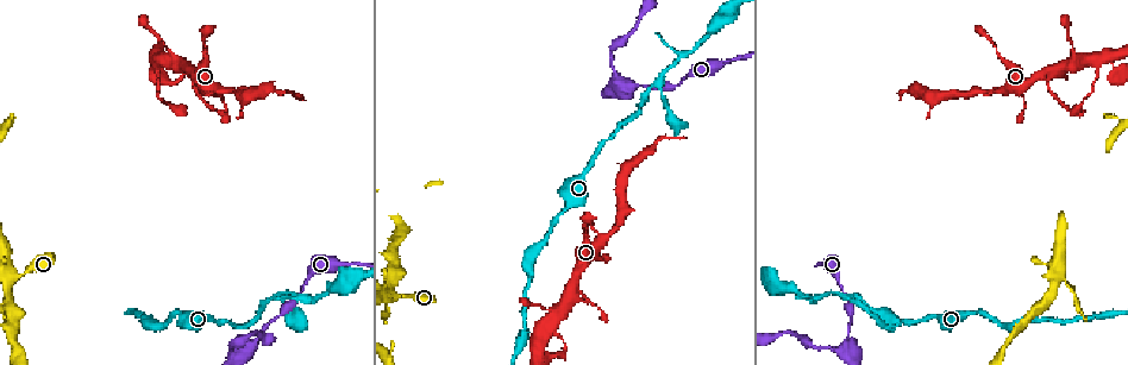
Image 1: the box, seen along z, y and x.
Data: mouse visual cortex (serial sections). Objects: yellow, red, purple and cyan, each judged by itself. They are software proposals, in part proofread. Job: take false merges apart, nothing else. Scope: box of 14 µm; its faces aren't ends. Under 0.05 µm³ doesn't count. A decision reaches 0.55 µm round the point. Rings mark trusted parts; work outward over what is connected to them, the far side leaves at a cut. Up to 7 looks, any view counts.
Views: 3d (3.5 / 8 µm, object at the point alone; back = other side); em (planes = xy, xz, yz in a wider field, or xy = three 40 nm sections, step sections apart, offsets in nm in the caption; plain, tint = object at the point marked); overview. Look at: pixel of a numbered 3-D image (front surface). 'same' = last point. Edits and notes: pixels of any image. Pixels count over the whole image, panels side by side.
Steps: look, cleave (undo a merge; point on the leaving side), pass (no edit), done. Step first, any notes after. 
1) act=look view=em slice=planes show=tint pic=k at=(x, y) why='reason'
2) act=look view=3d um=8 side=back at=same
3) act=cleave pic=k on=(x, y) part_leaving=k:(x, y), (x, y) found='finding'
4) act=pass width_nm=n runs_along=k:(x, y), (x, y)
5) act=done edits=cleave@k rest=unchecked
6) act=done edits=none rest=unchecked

act=look view=3d um=3.5 pic=1 at=(1040, 72) why='two arms in line, one across'

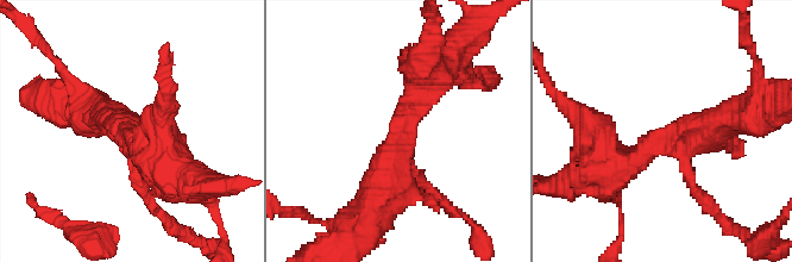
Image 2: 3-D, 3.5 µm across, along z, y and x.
act=look view=em slice=xy step=2 show=tint pic=2 at=(668, 140) arms=3 arm_widths_nm=150,250,450 why='now the EM'

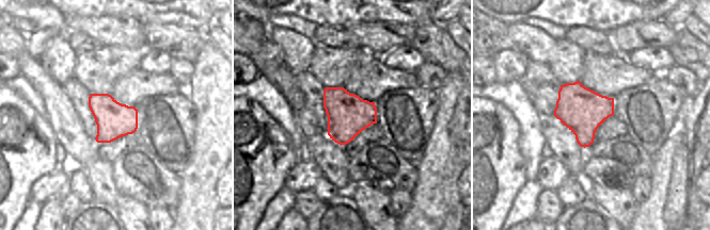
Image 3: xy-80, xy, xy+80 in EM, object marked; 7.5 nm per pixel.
act=pass runs_along=2:(429, 79), (375, 200) found='continuous, no second cell'

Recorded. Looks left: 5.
act=look view=3d um=3.5 pic=1 at=(586, 233) why='sudden change in width'

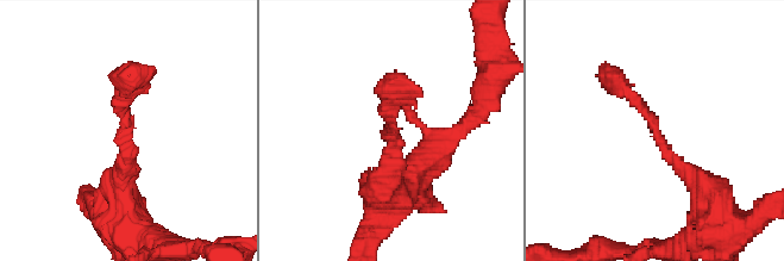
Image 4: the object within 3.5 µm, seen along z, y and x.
act=look view=em slice=xy step=5 show=tint pic=4 at=(389, 131) why='shape alone is not enough'

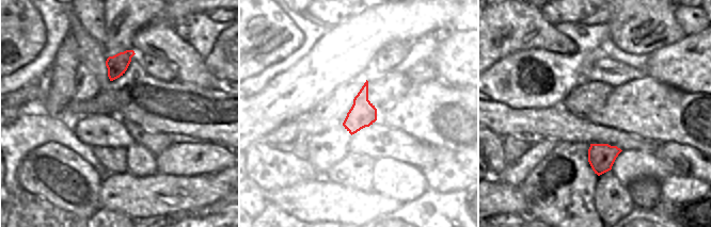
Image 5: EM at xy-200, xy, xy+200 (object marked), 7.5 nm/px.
act=pass runs_along=4:(706, 187), (672, 159), (615, 74) found='continuous, no second cell'

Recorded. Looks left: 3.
act=look view=3d um=3.5 pic=1 at=(273, 295) why='side arm on a straight run'

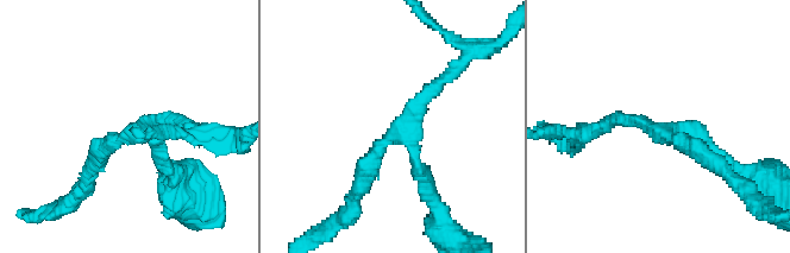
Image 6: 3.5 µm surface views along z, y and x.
act=look view=em slice=xy step=1 show=tint pic=6 at=(131, 133) arms=3 arm_widths_nm=200,200,250 why='now the EM'

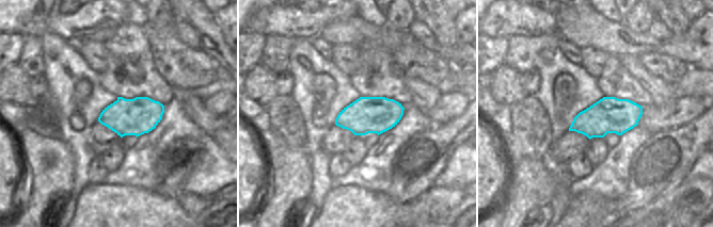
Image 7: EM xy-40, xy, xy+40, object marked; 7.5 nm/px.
act=pass runs_along=6:(358, 188), (376, 149), (450, 76) found='one cell here'

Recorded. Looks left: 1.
act=done edits=none rest=unchecked

